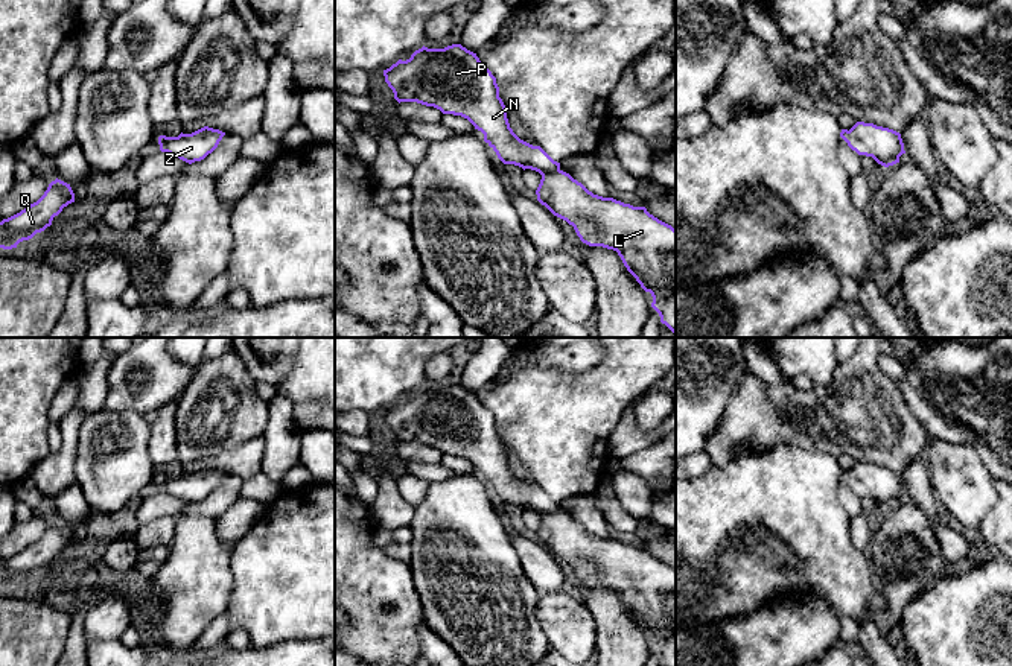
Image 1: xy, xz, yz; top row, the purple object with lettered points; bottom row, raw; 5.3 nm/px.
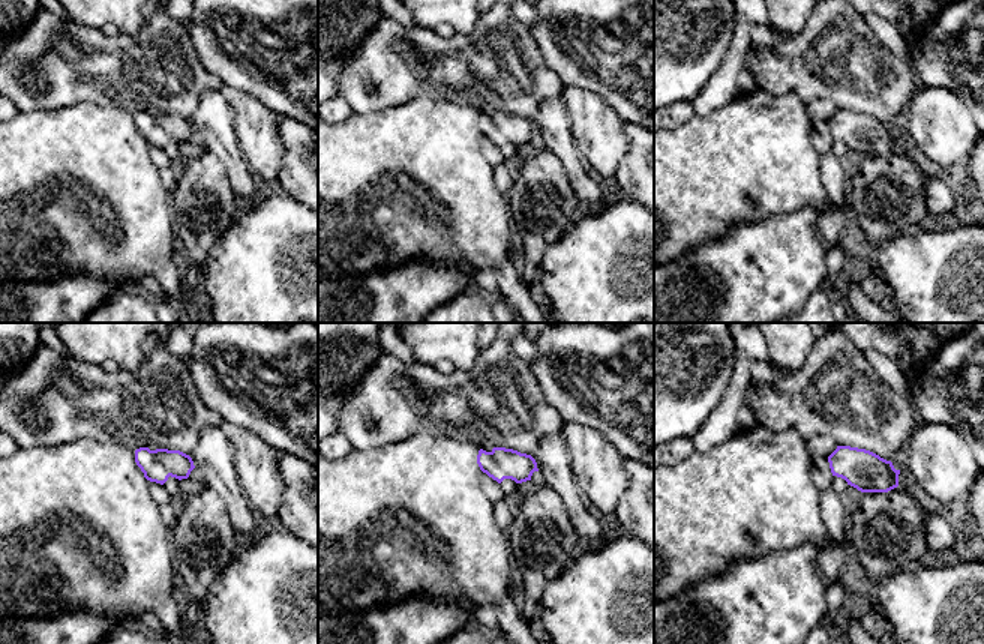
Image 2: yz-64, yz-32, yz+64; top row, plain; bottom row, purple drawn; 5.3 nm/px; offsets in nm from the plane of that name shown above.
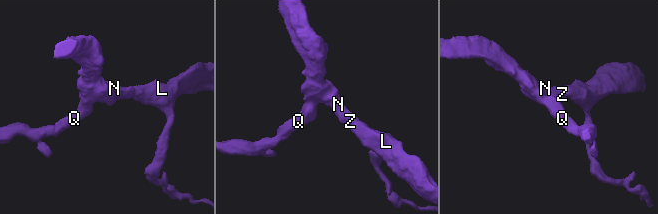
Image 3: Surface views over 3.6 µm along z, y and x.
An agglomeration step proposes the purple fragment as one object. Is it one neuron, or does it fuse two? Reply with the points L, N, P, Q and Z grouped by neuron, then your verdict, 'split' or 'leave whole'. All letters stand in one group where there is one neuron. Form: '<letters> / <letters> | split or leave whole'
L N P Q Z | leave whole

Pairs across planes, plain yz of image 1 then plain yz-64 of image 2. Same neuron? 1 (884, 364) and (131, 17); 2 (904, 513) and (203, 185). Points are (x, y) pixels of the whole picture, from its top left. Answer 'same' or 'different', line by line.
1: same
2: same

